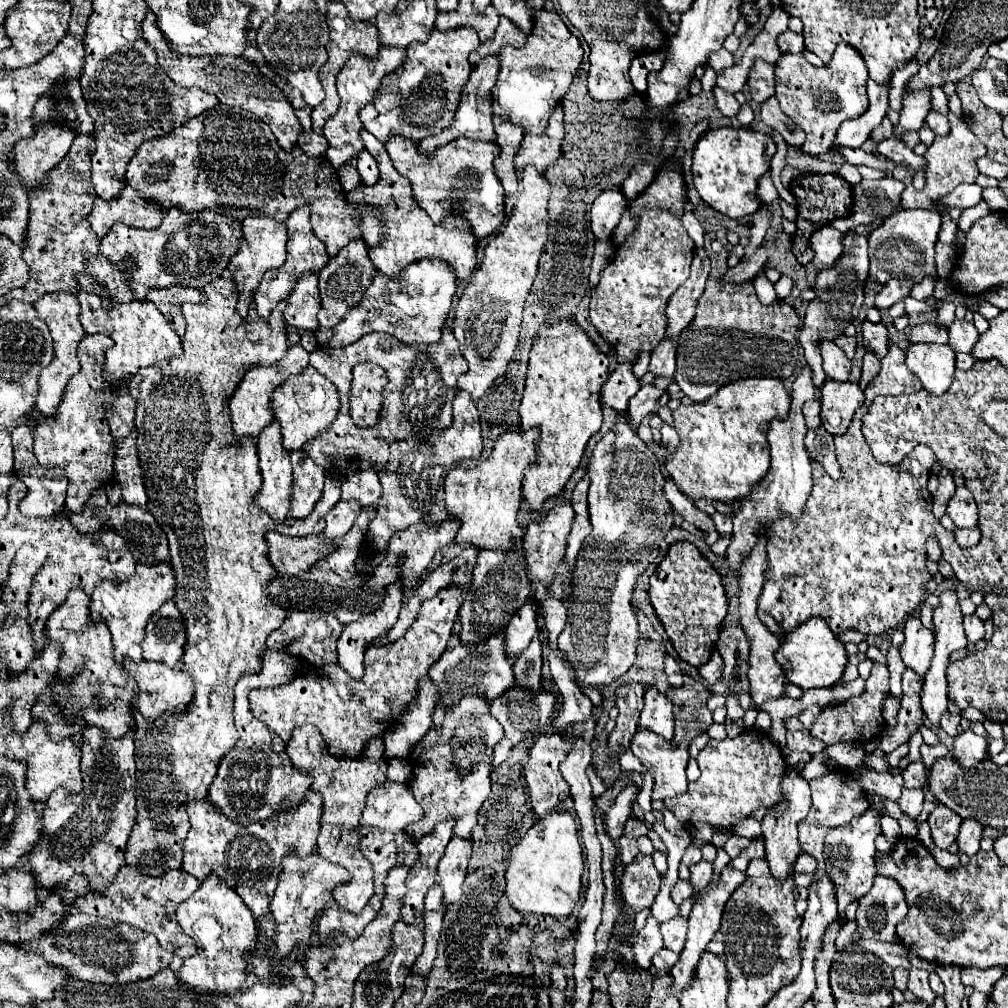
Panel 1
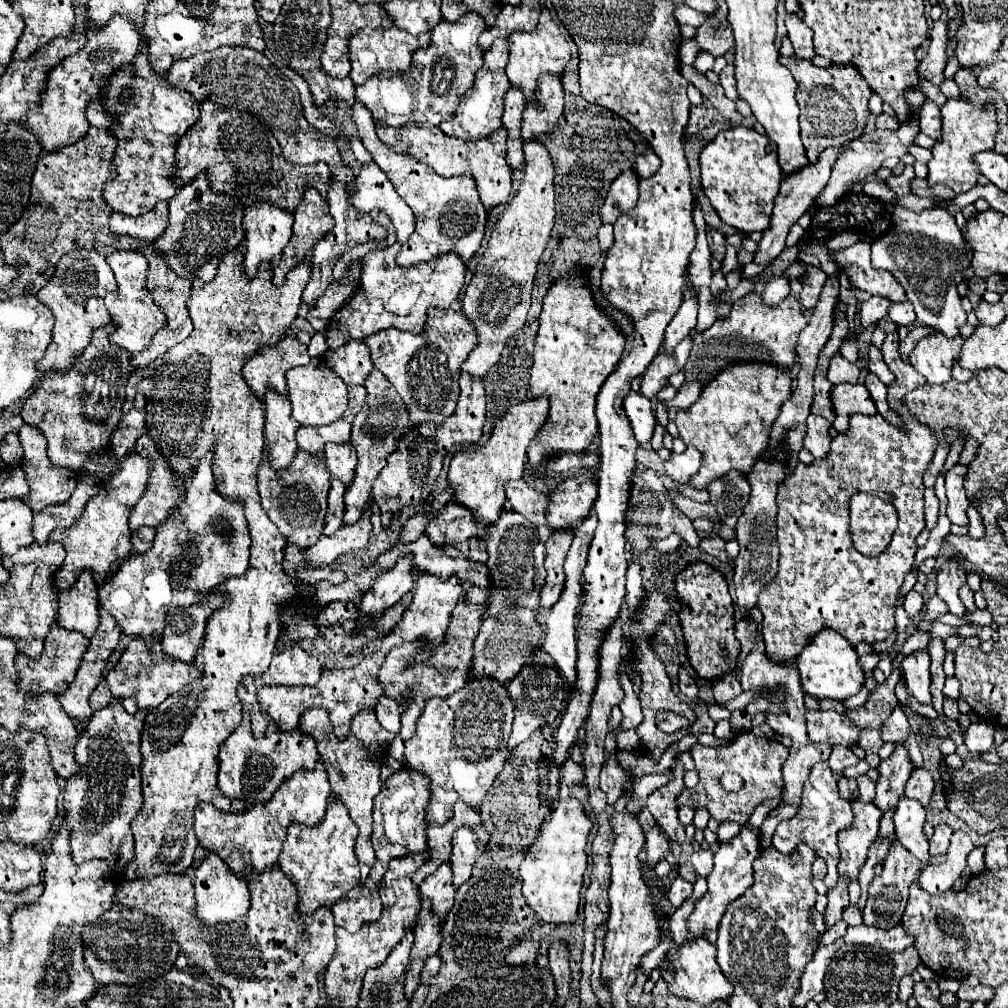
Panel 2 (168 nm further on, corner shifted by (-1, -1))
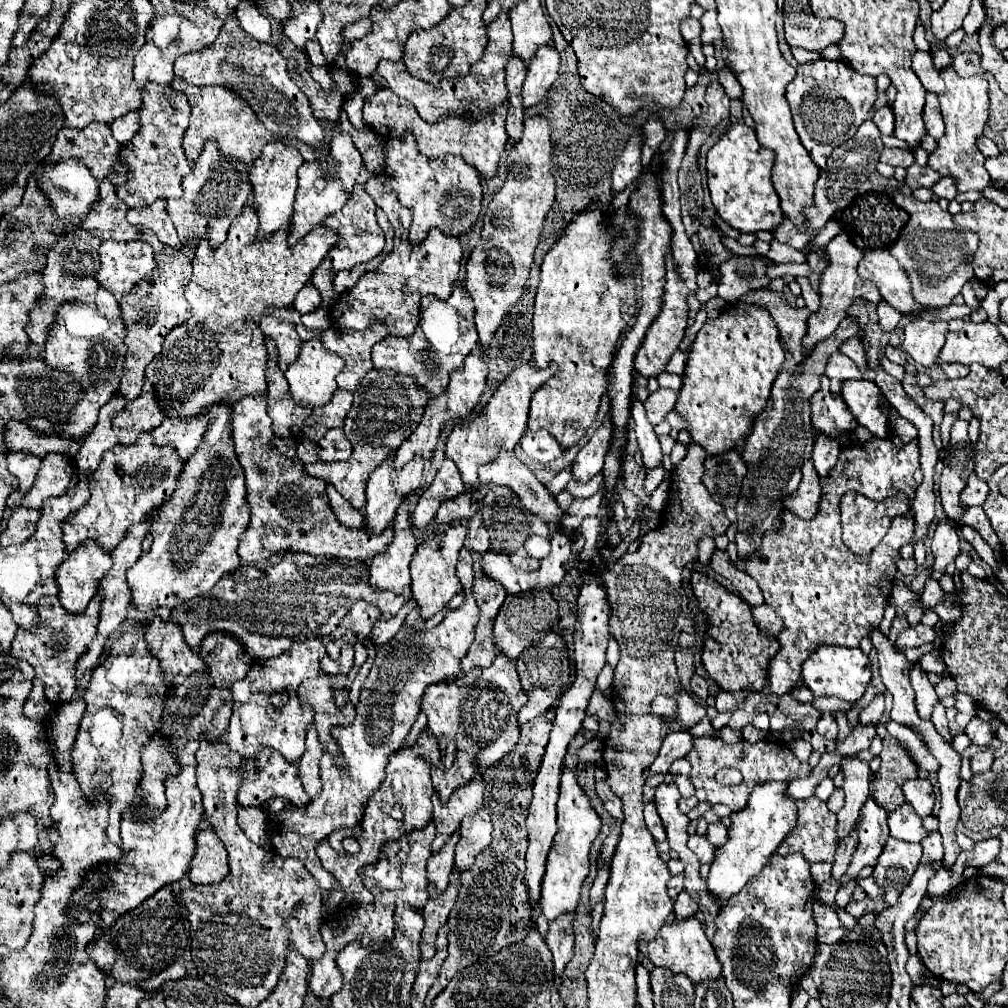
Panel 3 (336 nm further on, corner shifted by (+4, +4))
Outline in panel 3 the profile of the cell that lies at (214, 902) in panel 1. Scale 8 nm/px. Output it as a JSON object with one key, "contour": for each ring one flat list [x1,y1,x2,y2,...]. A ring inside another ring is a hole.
{"contour":[[212,829,198,831,196,853,188,871,188,879,196,885,220,881,228,875,228,853,220,837]]}

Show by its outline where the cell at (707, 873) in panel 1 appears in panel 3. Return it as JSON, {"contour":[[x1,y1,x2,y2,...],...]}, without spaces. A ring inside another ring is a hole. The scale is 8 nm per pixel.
{"contour":[[692,835,692,837,690,837,690,841,688,841,688,847,698,855,700,863,712,863,712,855,714,855,716,847,714,847,706,837]]}

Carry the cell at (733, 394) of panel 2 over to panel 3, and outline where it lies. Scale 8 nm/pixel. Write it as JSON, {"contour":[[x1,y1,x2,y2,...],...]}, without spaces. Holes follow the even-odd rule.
{"contour":[[730,305,716,319,708,319,698,331,686,359,678,415,688,421,686,431,708,455,720,455,738,447,752,431,752,415,758,415,772,383,784,363,784,347,778,327,764,307]]}

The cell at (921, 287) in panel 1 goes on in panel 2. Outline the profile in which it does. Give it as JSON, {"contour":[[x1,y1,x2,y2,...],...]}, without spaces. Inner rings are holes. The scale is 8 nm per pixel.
{"contour":[[859,240,857,244,853,244,849,248,835,250,831,256,833,256,833,262,849,276,853,286,857,286,869,294,887,296,893,302,903,302,905,290,901,288,901,284,893,278,891,272,873,268,869,262,869,254,871,254,869,242]]}

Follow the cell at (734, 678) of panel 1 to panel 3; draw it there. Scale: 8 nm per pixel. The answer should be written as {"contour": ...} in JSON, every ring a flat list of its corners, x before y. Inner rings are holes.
{"contour":[[768,605,754,607,752,613,754,613,754,619,756,619,756,623,762,631,772,631,772,635,776,637,784,629,784,623,782,623,780,615,774,615,774,611]]}

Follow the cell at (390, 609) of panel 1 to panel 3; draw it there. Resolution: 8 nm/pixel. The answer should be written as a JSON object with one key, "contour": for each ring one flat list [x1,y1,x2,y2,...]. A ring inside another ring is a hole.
{"contour":[[406,505,398,507,392,521,392,543,384,553,378,553,370,559,370,585,374,589,392,591,404,595,410,587,408,565,416,551,416,537,410,525,410,509]]}

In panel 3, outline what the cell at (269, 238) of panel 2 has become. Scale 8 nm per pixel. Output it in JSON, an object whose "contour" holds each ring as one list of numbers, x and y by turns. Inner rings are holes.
{"contour":[[272,141,264,147,260,159,252,163,250,167,250,177,254,185,254,207,260,217,260,227,258,227,258,239,266,239,278,229,286,229,292,217,292,205,294,205,294,193,298,187,298,177,296,171,304,163,302,155,290,147,284,145,282,141]]}

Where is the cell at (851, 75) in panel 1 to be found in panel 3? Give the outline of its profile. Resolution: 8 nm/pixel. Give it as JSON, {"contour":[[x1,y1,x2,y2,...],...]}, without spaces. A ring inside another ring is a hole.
{"contour":[[780,41,780,51,784,59,796,67,796,77,786,85,786,99,792,109,796,133,802,145,808,149,812,161,824,169,830,153,838,145,852,139,858,127,868,119,868,111,878,97,876,79,852,71,852,67,842,61,820,59,810,63,796,63,786,41]]}

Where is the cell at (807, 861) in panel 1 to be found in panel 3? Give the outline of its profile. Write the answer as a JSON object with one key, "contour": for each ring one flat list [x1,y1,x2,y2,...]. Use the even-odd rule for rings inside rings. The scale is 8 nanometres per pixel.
{"contour":[[814,863,810,867,810,873,812,873,812,877,814,877,816,883,832,881,832,865,830,863]]}

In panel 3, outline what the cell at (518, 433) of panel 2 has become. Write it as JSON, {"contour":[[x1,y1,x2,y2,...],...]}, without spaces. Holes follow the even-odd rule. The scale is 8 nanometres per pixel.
{"contour":[[550,363,546,369,538,369,534,365,522,365,514,369,496,389,496,393,490,397,486,407,470,421,456,423,454,429,448,435,446,441,446,457,450,457,456,467,462,473,462,481,466,487,478,487,478,467,494,461,498,451,502,449,514,449,520,437,526,431,526,421,528,421,528,409,530,409,530,399,538,385,548,381,548,377,554,373,554,363]]}

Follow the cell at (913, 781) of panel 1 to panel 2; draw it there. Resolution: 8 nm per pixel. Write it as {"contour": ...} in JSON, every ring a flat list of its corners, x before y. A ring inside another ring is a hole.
{"contour":[[915,768,907,780,905,786,905,796,913,798,917,802,921,802,923,806,929,802,931,794,933,794,933,778,925,768]]}

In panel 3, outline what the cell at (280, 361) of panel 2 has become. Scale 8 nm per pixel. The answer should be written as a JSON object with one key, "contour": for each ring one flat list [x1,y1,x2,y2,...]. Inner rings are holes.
{"contour":[[270,315,260,318,260,328,264,331,264,335,268,339,274,339,276,341,276,347,278,347,278,365,282,371,288,369,288,365,292,361,296,361,298,353,300,353,300,337,296,333,296,325,292,321,280,321,276,317]]}

